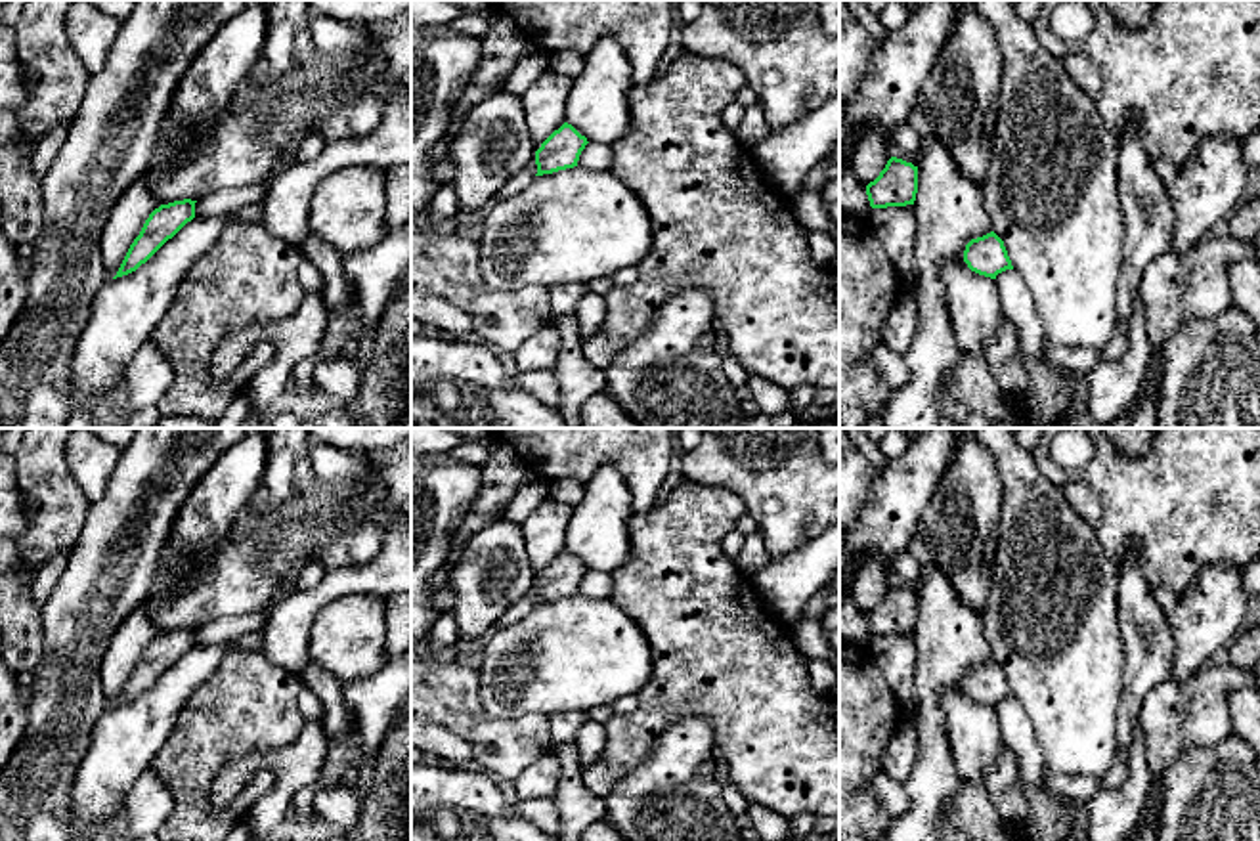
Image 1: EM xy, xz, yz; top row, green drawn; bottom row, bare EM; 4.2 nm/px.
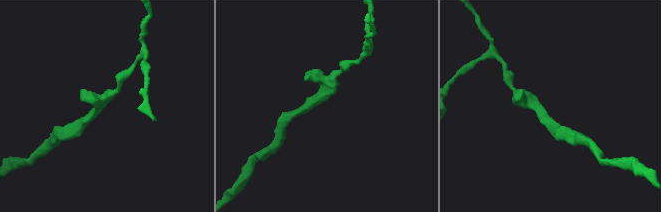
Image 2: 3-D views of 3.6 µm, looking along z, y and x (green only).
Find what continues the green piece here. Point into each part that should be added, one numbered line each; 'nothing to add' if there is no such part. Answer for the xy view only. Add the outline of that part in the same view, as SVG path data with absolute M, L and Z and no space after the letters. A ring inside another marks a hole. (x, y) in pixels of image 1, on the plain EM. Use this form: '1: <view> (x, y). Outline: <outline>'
nothing to add

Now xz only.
nothing to add

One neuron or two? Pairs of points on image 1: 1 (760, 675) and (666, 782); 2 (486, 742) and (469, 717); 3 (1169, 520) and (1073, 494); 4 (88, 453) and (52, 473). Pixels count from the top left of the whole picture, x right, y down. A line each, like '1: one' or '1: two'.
1: two
2: one
3: two
4: two

